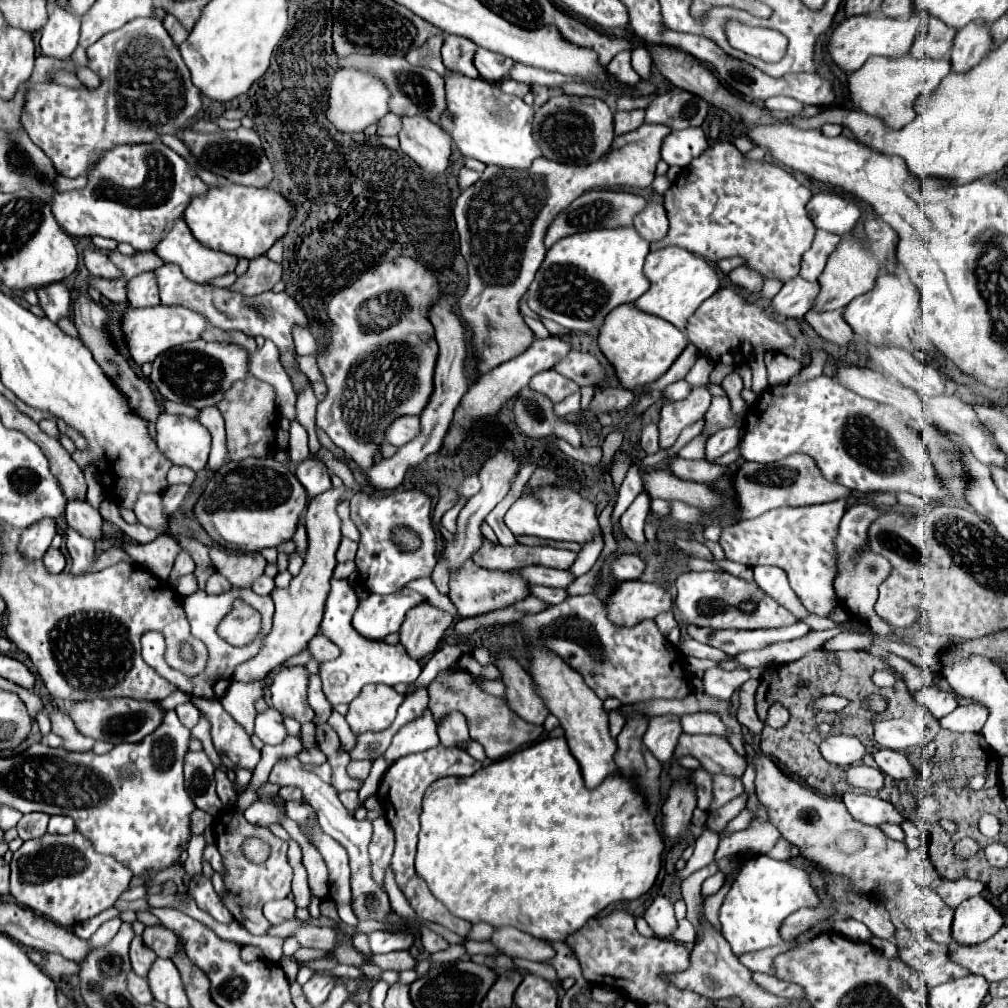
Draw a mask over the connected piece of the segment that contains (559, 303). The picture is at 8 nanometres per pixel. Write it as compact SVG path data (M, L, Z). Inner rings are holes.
M633 227L569 235L547 251L525 301L539 317L551 319L571 331L599 329L609 311L637 301L649 289L649 281L643 275L647 253L649 243L645 243Z

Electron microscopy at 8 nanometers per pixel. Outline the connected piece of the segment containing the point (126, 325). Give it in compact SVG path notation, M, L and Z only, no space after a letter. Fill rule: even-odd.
M129 305L121 313L123 339L125 339L125 345L129 349L133 363L137 363L137 365L153 361L153 357L157 357L157 353L163 353L165 349L171 349L173 345L199 339L205 327L207 327L205 317L201 317L199 313L193 313L185 307L157 305L157 307L149 307L149 309L135 309Z

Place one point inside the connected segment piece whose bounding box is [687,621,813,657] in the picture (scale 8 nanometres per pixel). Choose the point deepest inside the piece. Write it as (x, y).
(732, 641)

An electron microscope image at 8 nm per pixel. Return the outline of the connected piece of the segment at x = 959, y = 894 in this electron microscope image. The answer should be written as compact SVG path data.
M939 879L933 883L933 891L939 893L939 897L951 907L955 909L957 905L961 905L965 899L979 895L985 889L985 885L981 881L973 881L973 879Z

